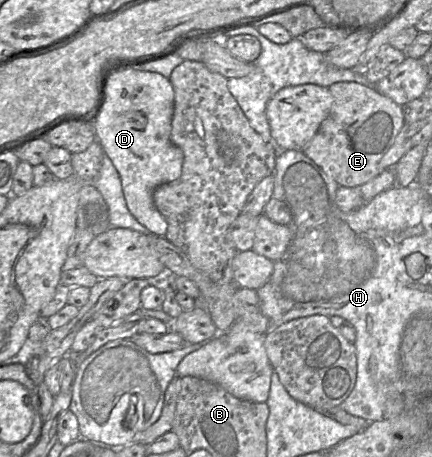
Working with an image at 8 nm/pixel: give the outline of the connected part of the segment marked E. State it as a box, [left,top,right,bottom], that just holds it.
[303,81,405,187]

